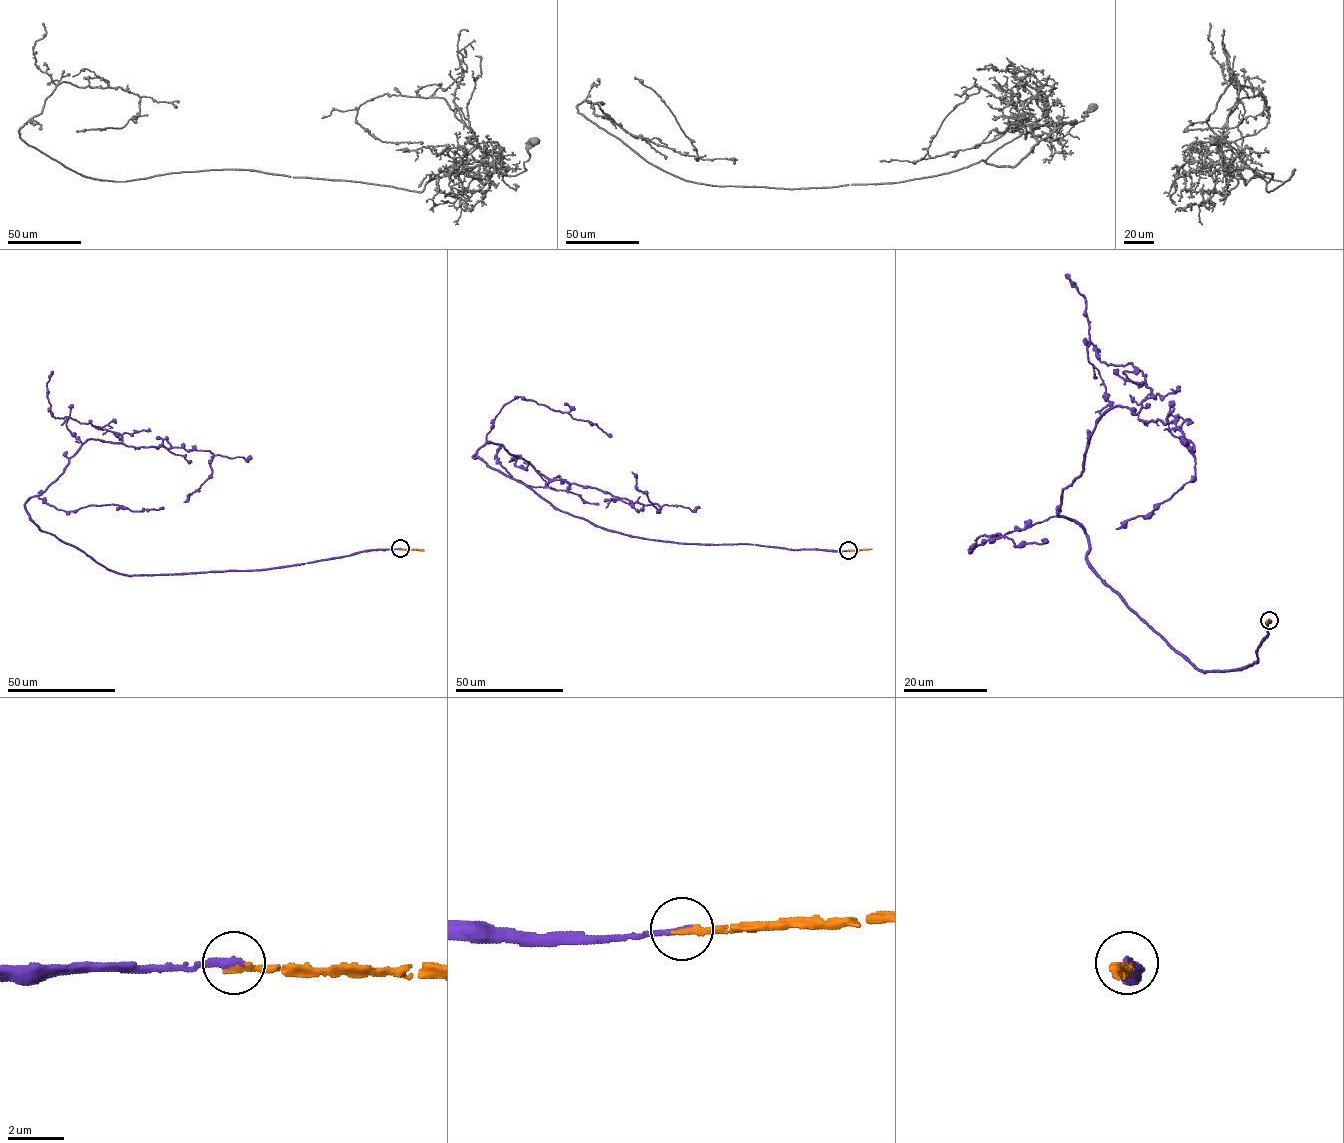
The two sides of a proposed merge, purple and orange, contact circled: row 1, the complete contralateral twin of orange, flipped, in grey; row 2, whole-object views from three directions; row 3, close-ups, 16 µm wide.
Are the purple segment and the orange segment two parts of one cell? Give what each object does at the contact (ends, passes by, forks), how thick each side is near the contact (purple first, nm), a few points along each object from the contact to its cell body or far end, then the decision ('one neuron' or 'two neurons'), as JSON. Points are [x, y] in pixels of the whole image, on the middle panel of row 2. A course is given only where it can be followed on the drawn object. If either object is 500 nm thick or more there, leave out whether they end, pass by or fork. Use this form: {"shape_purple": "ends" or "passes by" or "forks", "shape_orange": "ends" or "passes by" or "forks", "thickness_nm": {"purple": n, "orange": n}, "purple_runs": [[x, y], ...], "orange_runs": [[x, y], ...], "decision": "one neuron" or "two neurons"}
{"shape_purple": "ends", "shape_orange": "ends", "thickness_nm": {"purple": 240, "orange": 240}, "purple_runs": [[848, 550], [630, 537], [555, 509], [472, 456], [500, 444], [551, 479], [656, 504], [660, 512], [632, 472]], "orange_runs": [[848, 550], [871, 549]], "decision": "one neuron"}

